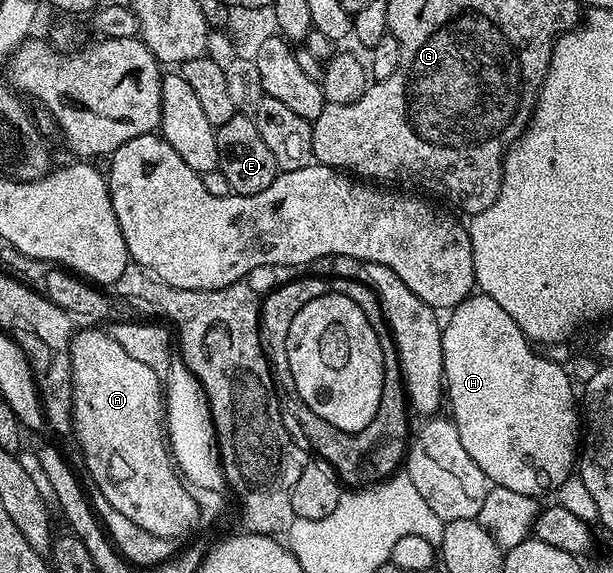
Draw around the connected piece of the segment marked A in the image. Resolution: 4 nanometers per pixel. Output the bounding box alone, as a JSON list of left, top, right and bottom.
[70,327,200,539]

